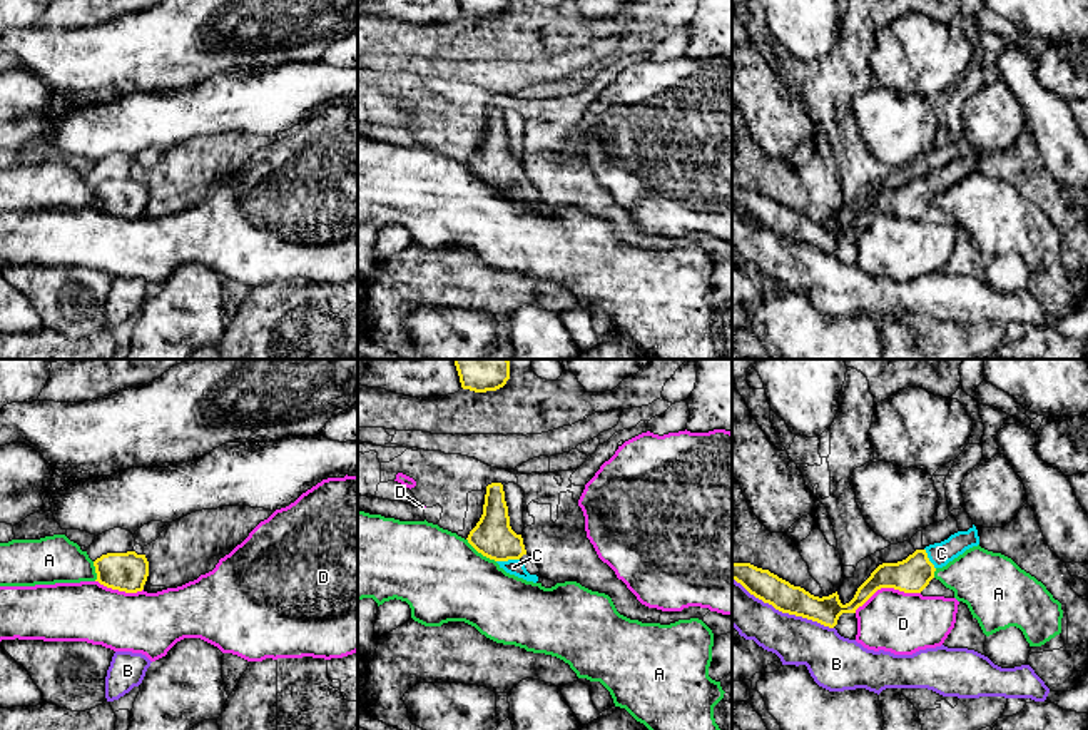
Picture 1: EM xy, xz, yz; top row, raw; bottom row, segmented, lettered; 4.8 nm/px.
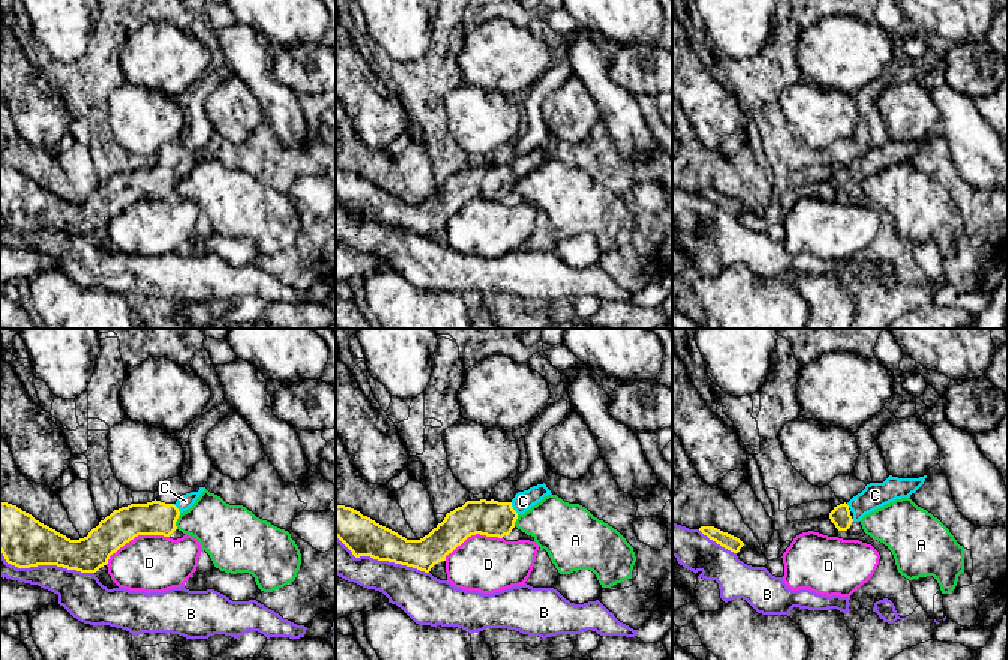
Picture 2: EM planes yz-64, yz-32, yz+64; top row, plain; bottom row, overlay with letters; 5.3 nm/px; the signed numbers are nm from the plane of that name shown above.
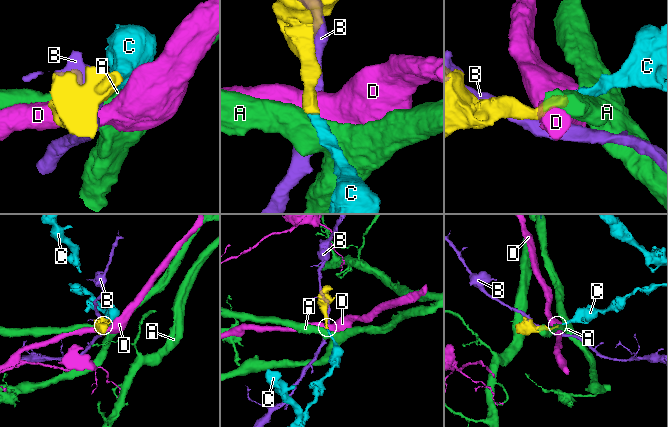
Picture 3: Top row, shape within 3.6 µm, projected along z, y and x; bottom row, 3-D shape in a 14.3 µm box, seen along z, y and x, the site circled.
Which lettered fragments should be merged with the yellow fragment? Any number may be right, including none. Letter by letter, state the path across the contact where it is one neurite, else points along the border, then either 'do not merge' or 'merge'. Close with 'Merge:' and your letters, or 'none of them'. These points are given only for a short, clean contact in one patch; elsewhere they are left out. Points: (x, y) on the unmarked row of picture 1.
A: along xz (467, 164), (478, 177), (495, 187) | do not merge
B: do not merge
C: across xz (492, 162), (507, 177), (507, 186), (513, 192) | merge
D: along yz (920, 217), (878, 214), (854, 238) | do not merge
Merge: C

